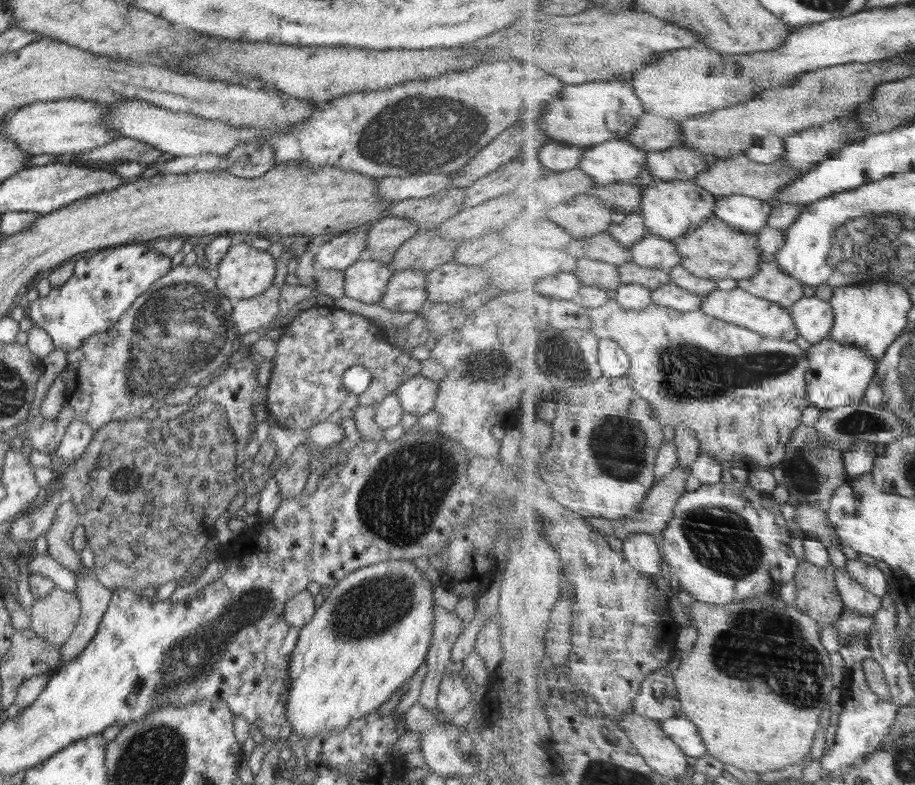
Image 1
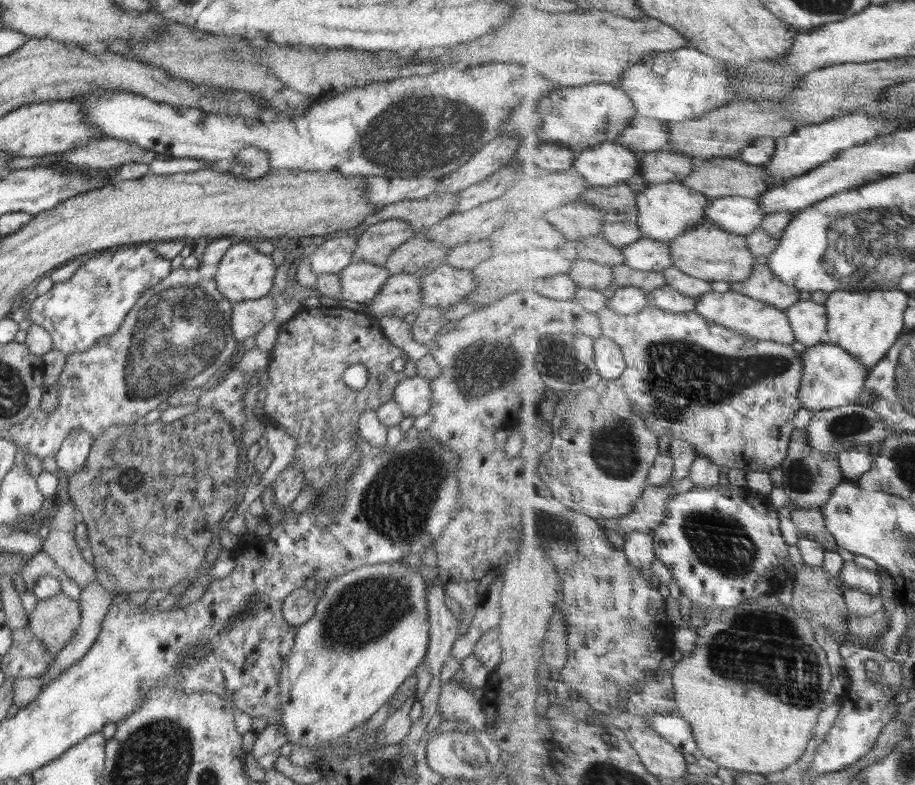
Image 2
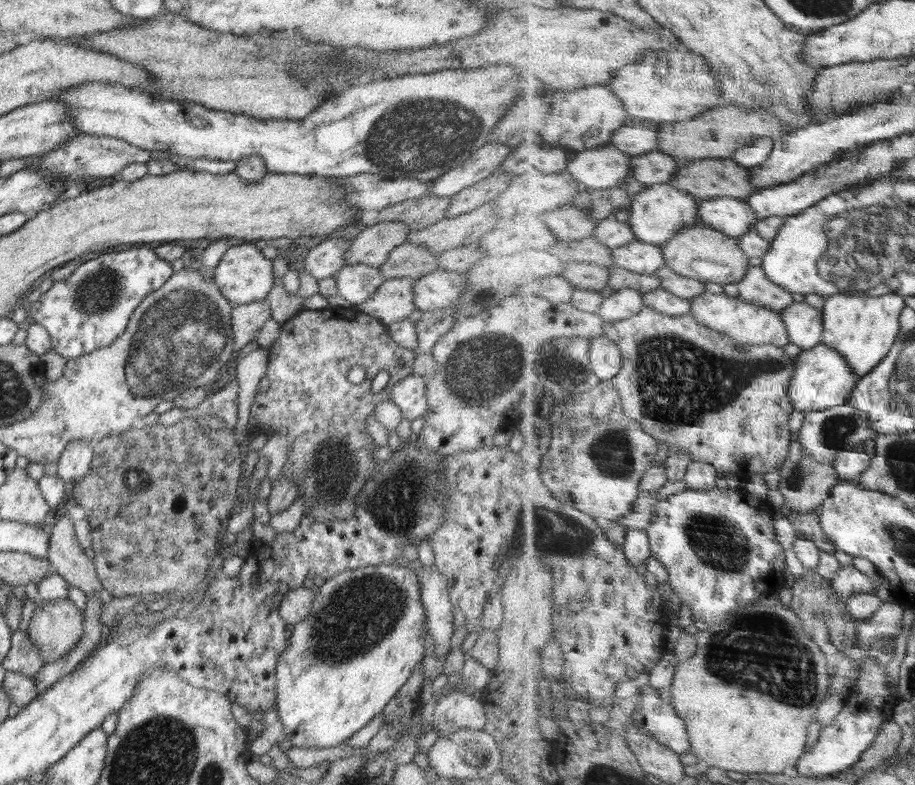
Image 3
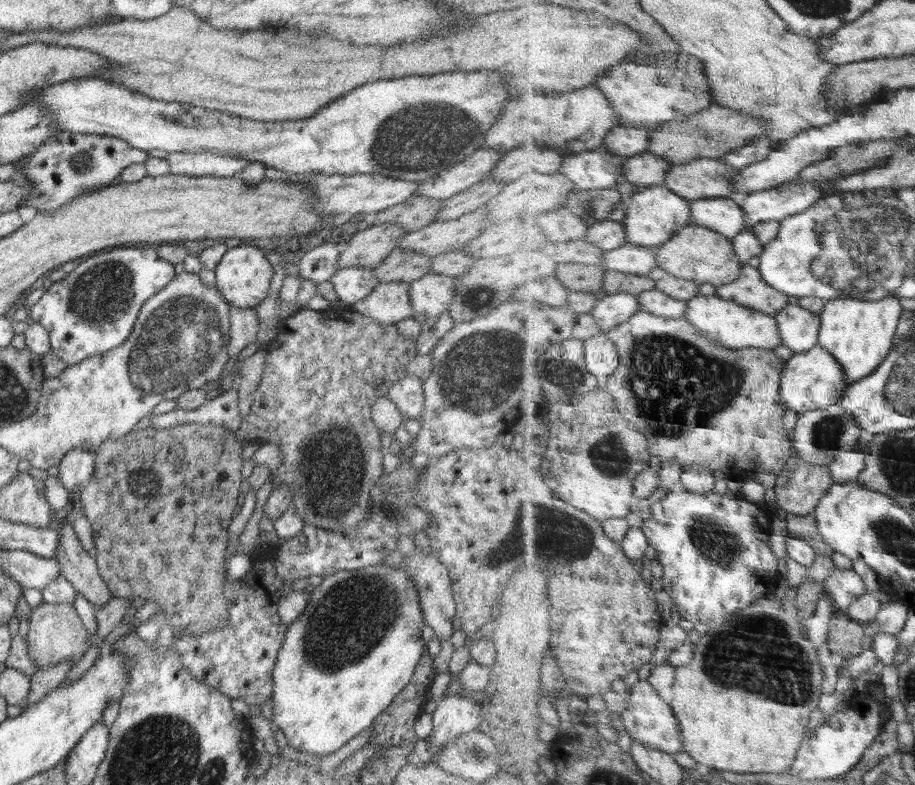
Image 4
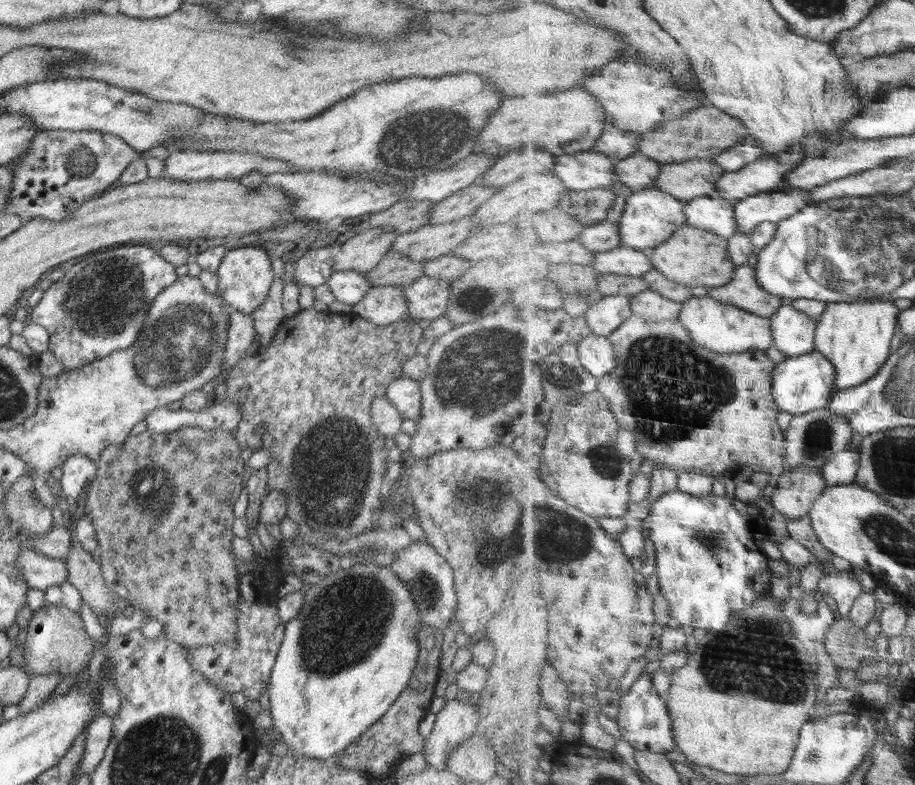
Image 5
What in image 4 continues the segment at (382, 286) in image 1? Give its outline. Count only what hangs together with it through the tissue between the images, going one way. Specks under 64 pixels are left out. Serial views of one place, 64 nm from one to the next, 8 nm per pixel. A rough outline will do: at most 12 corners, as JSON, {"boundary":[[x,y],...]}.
{"boundary":[[338,268],[329,280],[340,301],[360,302],[376,287],[370,268]]}

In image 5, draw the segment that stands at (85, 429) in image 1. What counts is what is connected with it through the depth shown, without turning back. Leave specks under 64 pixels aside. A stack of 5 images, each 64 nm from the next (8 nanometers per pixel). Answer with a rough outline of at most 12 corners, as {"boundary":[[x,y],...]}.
{"boundary":[[69,456],[61,469],[67,505],[84,496],[97,466],[90,458]]}

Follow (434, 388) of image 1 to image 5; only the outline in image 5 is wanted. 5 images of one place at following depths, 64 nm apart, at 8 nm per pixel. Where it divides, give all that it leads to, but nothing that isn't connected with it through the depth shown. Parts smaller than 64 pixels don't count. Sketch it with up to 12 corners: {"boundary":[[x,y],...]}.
{"boundary":[[400,377],[385,397],[406,420],[420,418],[420,381]]}

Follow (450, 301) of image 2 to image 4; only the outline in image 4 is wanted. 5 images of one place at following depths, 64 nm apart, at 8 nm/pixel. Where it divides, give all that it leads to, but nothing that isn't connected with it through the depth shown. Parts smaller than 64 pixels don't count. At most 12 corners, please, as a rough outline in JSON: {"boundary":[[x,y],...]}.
{"boundary":[[432,272],[409,283],[415,317],[450,310],[456,278]]}

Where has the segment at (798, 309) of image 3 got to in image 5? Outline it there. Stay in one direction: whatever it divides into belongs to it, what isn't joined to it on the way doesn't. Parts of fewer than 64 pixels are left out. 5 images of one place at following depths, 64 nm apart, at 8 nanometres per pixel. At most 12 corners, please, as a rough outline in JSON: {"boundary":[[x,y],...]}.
{"boundary":[[784,305],[774,348],[788,358],[816,349],[821,318]]}

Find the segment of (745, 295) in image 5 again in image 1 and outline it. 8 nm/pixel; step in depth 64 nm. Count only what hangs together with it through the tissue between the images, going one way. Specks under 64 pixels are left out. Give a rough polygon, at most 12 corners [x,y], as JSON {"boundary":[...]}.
{"boundary":[[776,262],[737,287],[788,309],[804,284]]}

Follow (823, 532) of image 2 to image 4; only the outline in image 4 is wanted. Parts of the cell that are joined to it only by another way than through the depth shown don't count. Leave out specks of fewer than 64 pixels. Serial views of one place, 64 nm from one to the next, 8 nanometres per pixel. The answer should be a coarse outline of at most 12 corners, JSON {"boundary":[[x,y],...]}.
{"boundary":[[788,514],[791,537],[806,540],[818,556],[832,557],[816,516]]}

